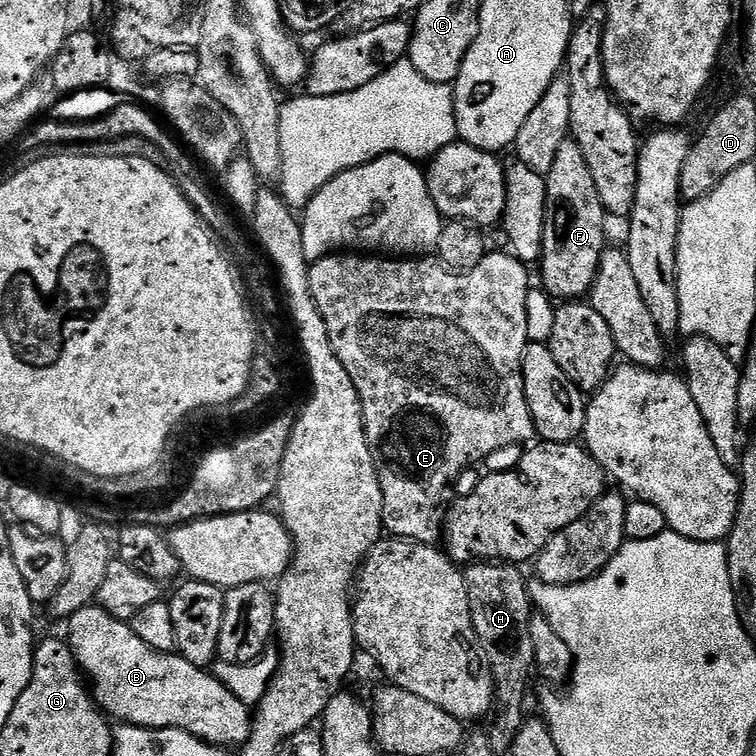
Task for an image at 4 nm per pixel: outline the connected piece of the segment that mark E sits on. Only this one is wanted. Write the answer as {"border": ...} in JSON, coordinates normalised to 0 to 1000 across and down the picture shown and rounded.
{"border":[[[647,332],[639,341],[638,347],[632,347],[632,352],[627,352],[627,357],[620,360],[602,361],[587,353],[577,341],[488,341],[481,336],[440,336],[437,339],[429,339],[423,344],[417,345],[409,353],[407,372],[410,373],[410,384],[413,385],[413,393],[415,399],[421,399],[421,410],[426,415],[426,421],[431,426],[431,437],[437,442],[437,452],[442,458],[442,468],[447,474],[447,479],[452,479],[452,484],[458,484],[458,495],[463,495],[466,508],[474,516],[474,526],[476,528],[476,536],[481,544],[481,567],[484,569],[484,579],[487,581],[487,589],[489,590],[489,601],[495,606],[495,616],[497,618],[497,626],[503,634],[503,642],[505,643],[505,659],[508,660],[508,701],[515,710],[537,714],[546,720],[570,720],[575,721],[585,709],[585,673],[589,671],[587,655],[593,651],[593,644],[618,622],[619,614],[630,614],[634,608],[640,608],[644,603],[651,603],[655,598],[661,598],[665,593],[677,593],[681,587],[697,589],[700,585],[710,581],[709,565],[704,557],[704,549],[701,548],[701,537],[696,532],[696,521],[693,520],[693,501],[690,500],[690,474],[693,466],[700,458],[697,444],[697,410],[696,397],[697,389],[701,382],[701,374],[698,374],[700,356],[694,351],[689,349],[681,339],[667,333],[651,333]]]}

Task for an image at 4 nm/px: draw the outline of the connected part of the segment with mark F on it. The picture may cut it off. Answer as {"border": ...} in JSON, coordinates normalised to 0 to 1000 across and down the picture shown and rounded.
{"border":[[[749,184],[738,193],[733,220],[728,220],[722,230],[722,288],[712,356],[714,376],[725,392],[741,399],[762,399],[782,388],[802,327],[799,291],[802,282],[791,262],[786,235],[780,235],[780,220],[775,220],[765,188]]]}

